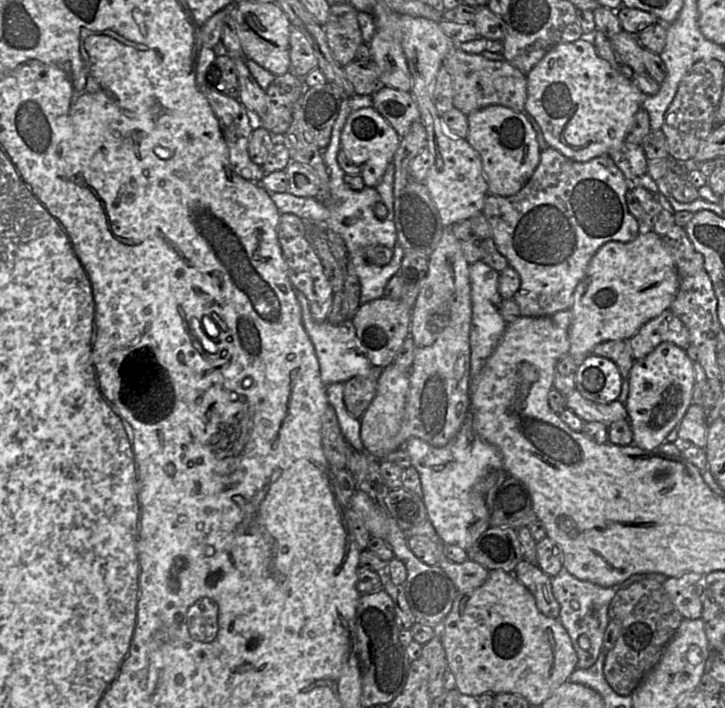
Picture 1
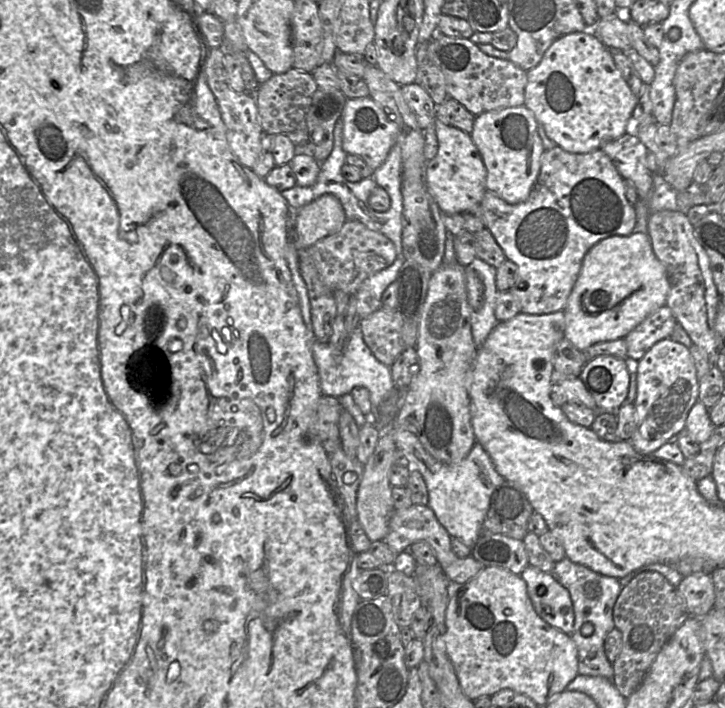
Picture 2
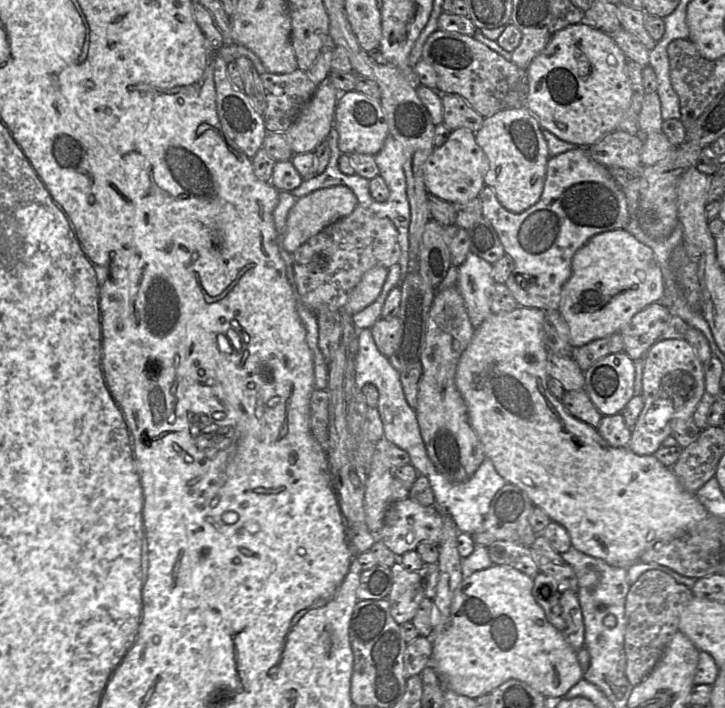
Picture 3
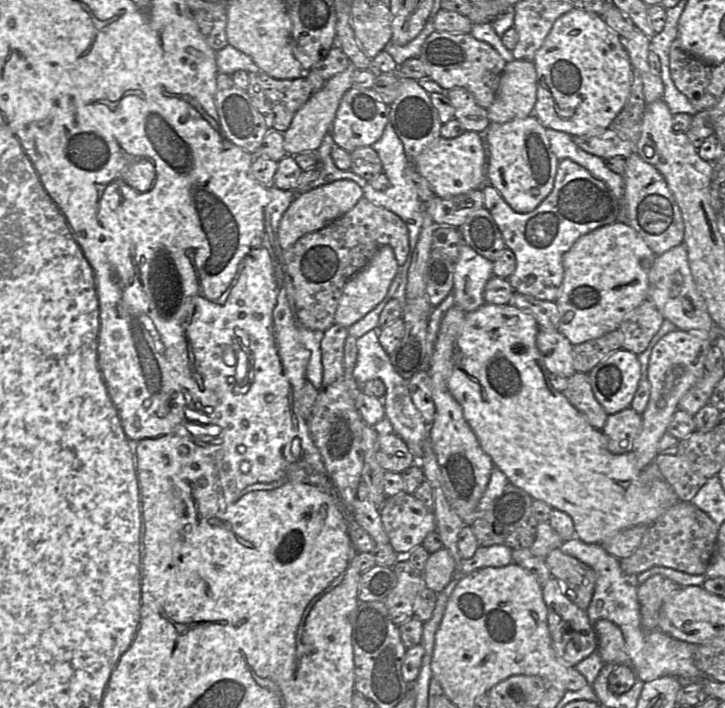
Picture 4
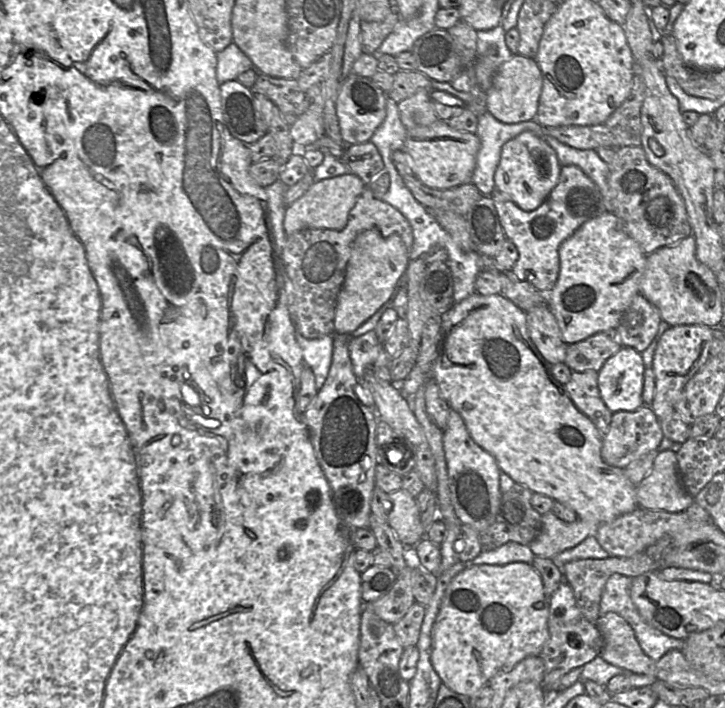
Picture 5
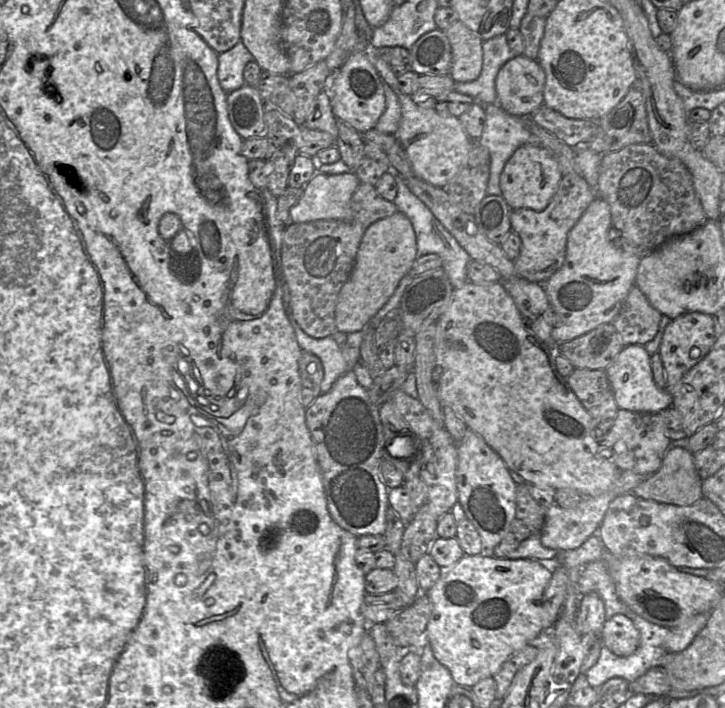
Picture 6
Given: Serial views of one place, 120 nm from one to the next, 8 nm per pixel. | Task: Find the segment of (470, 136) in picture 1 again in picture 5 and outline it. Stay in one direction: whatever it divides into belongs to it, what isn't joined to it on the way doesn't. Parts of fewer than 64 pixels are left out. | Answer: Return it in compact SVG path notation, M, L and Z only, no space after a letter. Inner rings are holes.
M524 131L507 141L494 175L496 191L505 195L524 211L537 209L557 185L561 165L555 150L542 137Z

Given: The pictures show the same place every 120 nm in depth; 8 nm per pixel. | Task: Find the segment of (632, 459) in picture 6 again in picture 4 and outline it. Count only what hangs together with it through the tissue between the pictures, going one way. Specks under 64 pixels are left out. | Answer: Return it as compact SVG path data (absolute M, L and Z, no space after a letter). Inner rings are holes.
M626 408L608 415L602 433L607 438L607 448L612 454L620 455L633 450L634 441L642 429L642 415Z

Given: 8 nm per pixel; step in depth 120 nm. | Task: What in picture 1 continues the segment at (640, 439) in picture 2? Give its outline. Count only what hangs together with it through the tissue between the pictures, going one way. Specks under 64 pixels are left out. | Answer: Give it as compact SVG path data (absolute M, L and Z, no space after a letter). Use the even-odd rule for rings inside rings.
M662 342L647 356L635 360L629 374L629 395L625 403L633 444L647 451L654 451L663 444L691 405L693 386L693 361L685 349L671 342Z

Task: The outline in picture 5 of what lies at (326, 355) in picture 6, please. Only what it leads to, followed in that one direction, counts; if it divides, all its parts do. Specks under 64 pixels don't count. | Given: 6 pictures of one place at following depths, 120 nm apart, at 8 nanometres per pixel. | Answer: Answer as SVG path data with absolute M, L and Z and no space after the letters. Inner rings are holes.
M295 327L295 339L301 349L303 366L308 366L312 370L319 390L329 373L333 354L333 335L307 339Z

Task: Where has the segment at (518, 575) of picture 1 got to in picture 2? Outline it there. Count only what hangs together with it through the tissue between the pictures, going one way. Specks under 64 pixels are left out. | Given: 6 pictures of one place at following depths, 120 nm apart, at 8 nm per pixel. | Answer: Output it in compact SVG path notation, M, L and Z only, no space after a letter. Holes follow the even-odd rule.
M528 565L521 573L527 593L537 615L551 626L571 635L574 626L574 610L569 591L555 578Z

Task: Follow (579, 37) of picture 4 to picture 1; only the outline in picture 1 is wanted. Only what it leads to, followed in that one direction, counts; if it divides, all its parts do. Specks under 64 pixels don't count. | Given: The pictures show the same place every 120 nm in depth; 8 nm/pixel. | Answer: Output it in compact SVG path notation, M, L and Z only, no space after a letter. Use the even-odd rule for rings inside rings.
M582 36L574 42L560 43L526 74L527 97L525 111L531 114L541 128L549 147L565 157L587 162L593 158L610 155L624 143L636 112L641 108L645 95L633 80L627 79L601 58L590 38Z

